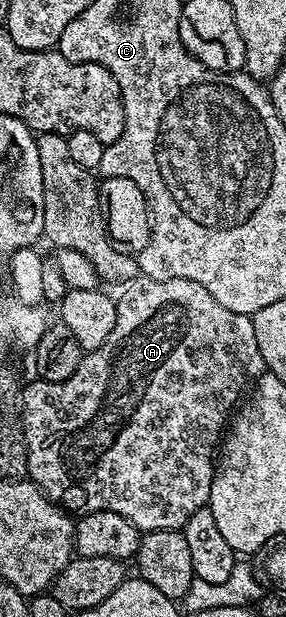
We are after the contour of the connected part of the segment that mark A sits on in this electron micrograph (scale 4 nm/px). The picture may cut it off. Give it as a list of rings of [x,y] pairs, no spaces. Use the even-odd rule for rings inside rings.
[[[138,276],[132,282],[124,283],[122,290],[125,291],[117,298],[115,328],[111,332],[111,336],[107,336],[107,340],[103,340],[103,344],[99,348],[88,351],[82,357],[79,368],[75,368],[73,375],[62,382],[33,380],[30,386],[28,383],[22,389],[19,395],[19,421],[27,448],[27,468],[29,469],[27,478],[66,512],[77,510],[78,515],[100,510],[119,512],[119,516],[131,520],[131,524],[135,524],[142,532],[151,530],[184,531],[187,520],[191,520],[191,516],[195,516],[195,512],[206,509],[213,483],[215,451],[222,441],[223,431],[231,418],[231,411],[242,401],[247,387],[266,373],[265,361],[259,352],[259,344],[255,344],[255,328],[252,317],[223,308],[223,304],[219,304],[219,300],[215,300],[215,296],[211,296],[211,292],[207,292],[207,288],[203,288],[191,280],[182,278],[151,280],[144,276]]]

